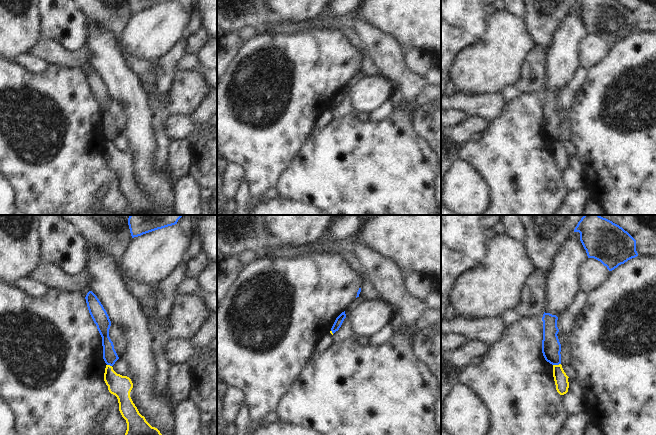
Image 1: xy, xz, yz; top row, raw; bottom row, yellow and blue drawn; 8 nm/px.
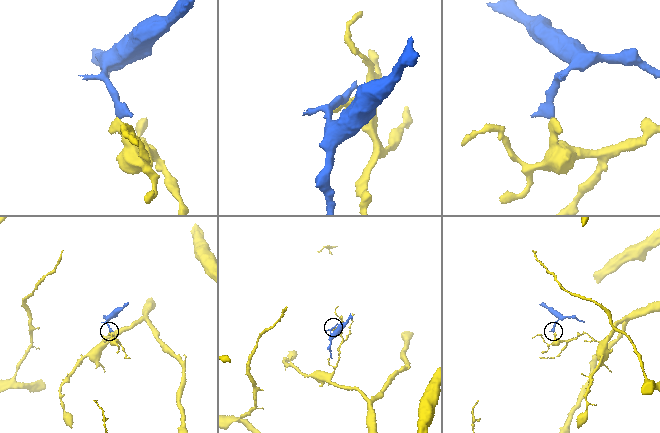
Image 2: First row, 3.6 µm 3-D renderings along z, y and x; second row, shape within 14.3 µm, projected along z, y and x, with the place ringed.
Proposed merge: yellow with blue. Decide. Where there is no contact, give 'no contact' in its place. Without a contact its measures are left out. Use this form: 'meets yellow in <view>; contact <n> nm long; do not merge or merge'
meets yellow in yz; contact 70 nm long; do not merge

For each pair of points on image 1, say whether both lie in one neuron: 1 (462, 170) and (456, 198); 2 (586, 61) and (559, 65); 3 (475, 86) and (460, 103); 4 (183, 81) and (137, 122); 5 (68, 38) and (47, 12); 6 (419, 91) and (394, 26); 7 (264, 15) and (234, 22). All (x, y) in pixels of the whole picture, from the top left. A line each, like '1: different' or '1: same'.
1: same
2: different
3: different
4: different
5: same
6: different
7: same

